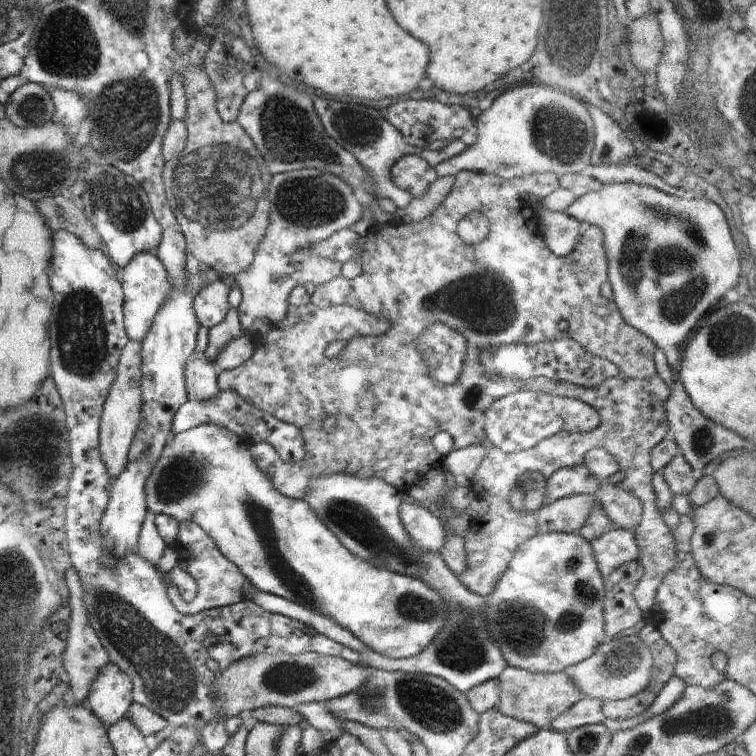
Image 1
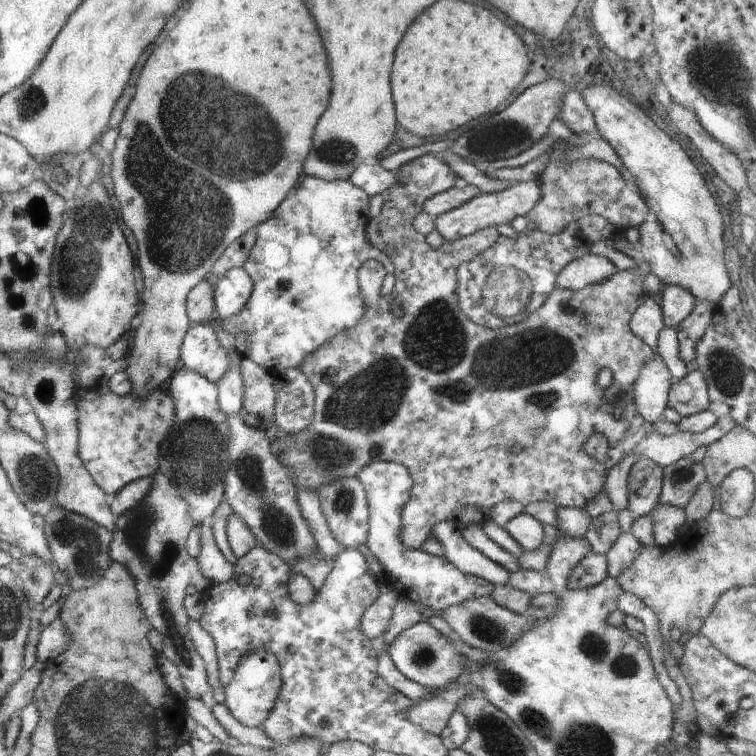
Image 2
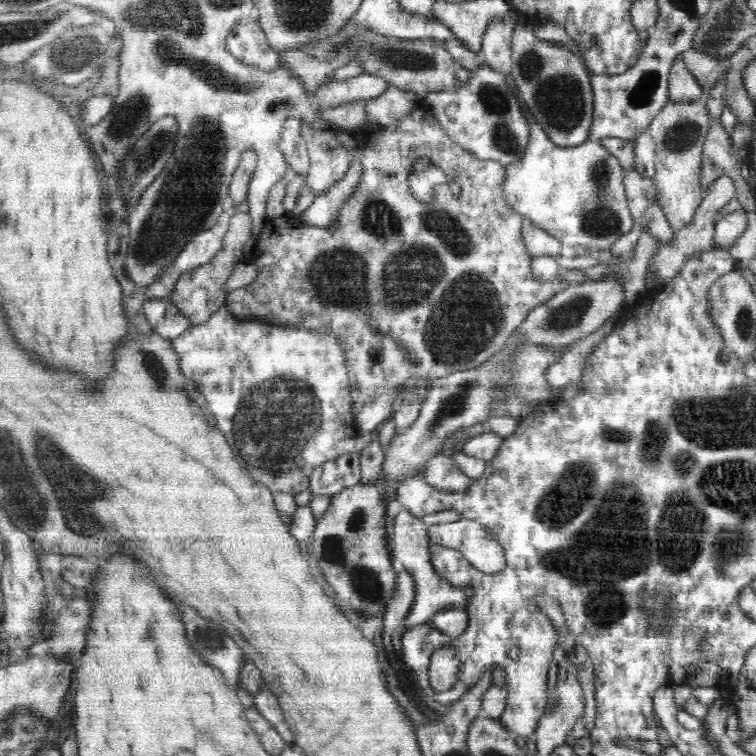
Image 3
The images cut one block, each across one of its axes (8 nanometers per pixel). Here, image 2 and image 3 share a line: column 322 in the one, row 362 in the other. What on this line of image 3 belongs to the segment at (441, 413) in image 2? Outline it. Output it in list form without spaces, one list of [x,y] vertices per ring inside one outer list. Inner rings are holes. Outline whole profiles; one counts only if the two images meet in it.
[[[417,107],[412,110],[406,118],[398,120],[390,126],[381,128],[381,139],[374,146],[365,146],[366,138],[359,138],[359,143],[356,144],[354,150],[347,150],[343,146],[335,146],[332,142],[338,136],[335,131],[322,131],[314,129],[311,125],[301,121],[299,118],[288,118],[282,126],[282,132],[279,134],[277,141],[278,150],[282,152],[286,163],[290,166],[292,175],[305,177],[306,186],[310,190],[319,195],[333,184],[336,184],[350,168],[352,160],[358,160],[361,163],[362,174],[358,186],[353,190],[352,196],[349,196],[344,204],[340,207],[336,220],[332,226],[322,228],[317,226],[308,226],[302,222],[301,215],[295,214],[292,211],[286,211],[283,215],[277,218],[269,218],[264,224],[262,232],[258,234],[259,242],[255,247],[254,262],[257,275],[256,278],[231,292],[228,295],[223,291],[226,281],[231,277],[234,268],[240,263],[242,258],[242,248],[252,234],[252,217],[247,212],[236,212],[229,220],[229,228],[222,240],[222,250],[218,252],[212,262],[196,268],[196,270],[188,270],[186,274],[180,276],[174,292],[171,294],[170,300],[177,306],[177,309],[190,321],[191,326],[196,324],[204,324],[208,322],[208,318],[216,312],[220,306],[225,305],[238,320],[258,320],[266,324],[278,324],[284,326],[292,326],[294,328],[307,328],[308,330],[317,330],[317,332],[333,332],[336,340],[339,340],[339,347],[343,350],[344,359],[346,359],[346,369],[348,370],[348,379],[351,382],[352,390],[350,397],[352,398],[353,415],[356,428],[359,434],[372,433],[382,426],[382,422],[386,418],[392,417],[394,413],[392,404],[398,396],[403,392],[405,383],[411,379],[422,379],[427,382],[432,382],[435,379],[443,378],[444,376],[453,374],[454,372],[466,371],[488,362],[492,355],[495,355],[502,350],[507,343],[507,340],[516,331],[516,328],[524,322],[528,312],[536,306],[544,304],[550,300],[557,292],[563,291],[567,286],[567,282],[557,275],[552,280],[536,280],[535,276],[531,275],[531,260],[532,256],[527,251],[526,245],[521,235],[521,223],[523,216],[519,215],[514,209],[508,206],[506,198],[504,198],[504,178],[506,176],[505,167],[492,160],[479,160],[469,150],[456,144],[442,128],[442,125],[435,119],[430,108]],[[423,156],[427,156],[432,161],[432,165],[442,169],[448,175],[448,181],[457,182],[460,185],[460,194],[452,194],[448,188],[448,184],[439,184],[434,187],[433,197],[428,202],[420,202],[414,198],[414,193],[410,189],[409,176],[412,174],[413,165]]]

